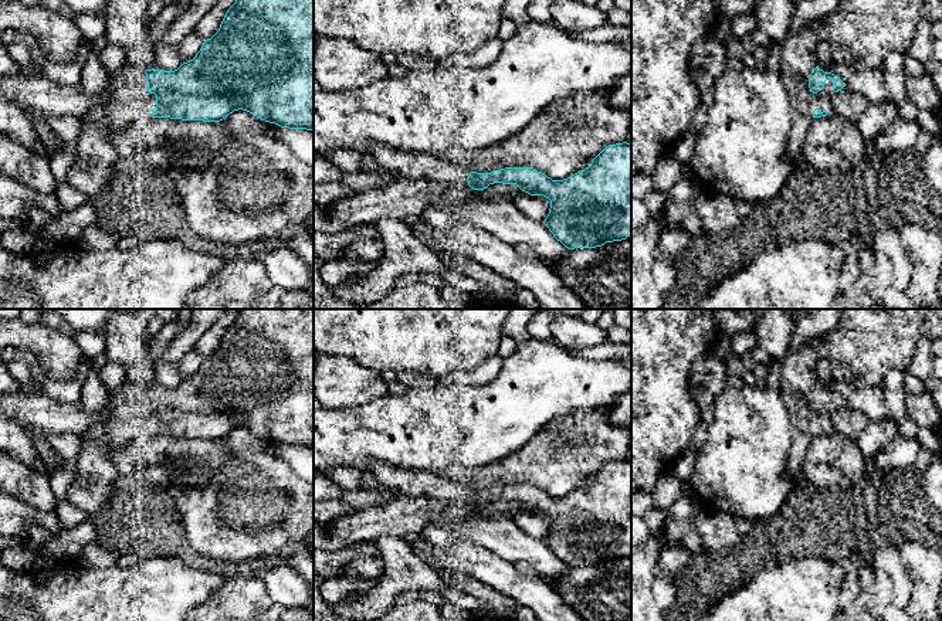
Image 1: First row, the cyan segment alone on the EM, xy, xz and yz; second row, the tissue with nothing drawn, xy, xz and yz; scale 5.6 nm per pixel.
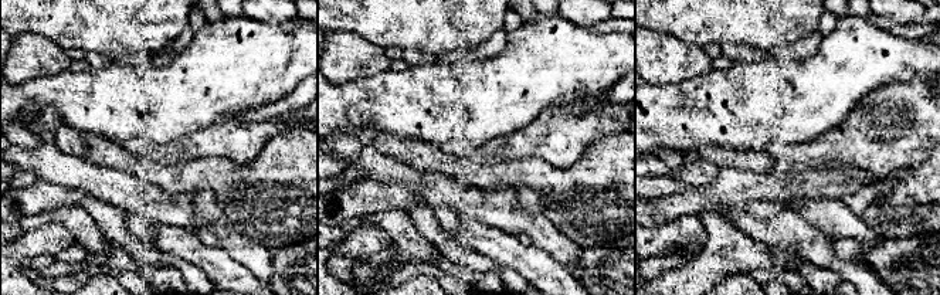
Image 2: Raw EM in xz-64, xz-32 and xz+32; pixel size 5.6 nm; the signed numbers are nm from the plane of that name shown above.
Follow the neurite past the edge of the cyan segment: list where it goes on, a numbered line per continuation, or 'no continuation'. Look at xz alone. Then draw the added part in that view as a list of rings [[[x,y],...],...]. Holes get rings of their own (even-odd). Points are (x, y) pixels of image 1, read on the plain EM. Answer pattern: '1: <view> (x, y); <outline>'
1: xz (413, 482); [[[377,464],[372,474],[379,483],[394,488],[403,495],[428,496],[441,500],[465,500],[471,491],[465,485],[428,471]]]

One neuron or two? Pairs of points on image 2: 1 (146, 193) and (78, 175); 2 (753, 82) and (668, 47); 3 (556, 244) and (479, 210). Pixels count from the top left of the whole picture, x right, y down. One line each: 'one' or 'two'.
1: one
2: two
3: one

